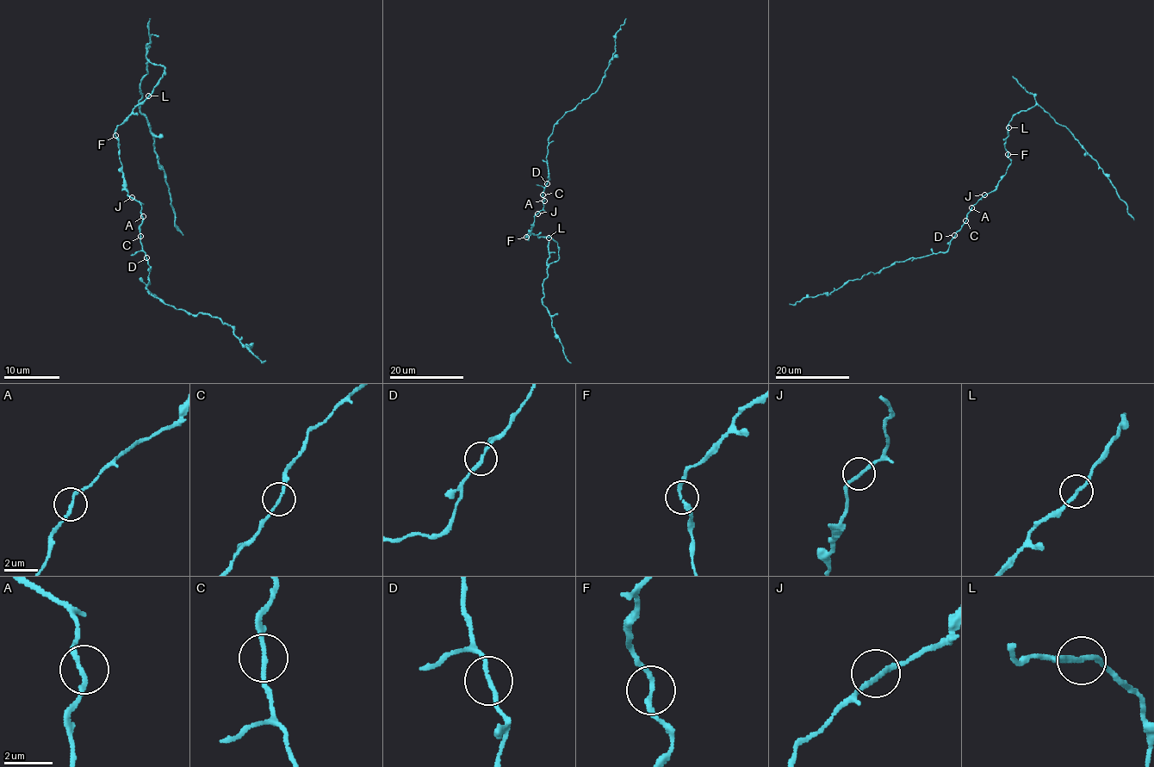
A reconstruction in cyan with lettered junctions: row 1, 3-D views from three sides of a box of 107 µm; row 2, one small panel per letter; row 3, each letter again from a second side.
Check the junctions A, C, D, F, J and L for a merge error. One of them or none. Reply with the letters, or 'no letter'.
D

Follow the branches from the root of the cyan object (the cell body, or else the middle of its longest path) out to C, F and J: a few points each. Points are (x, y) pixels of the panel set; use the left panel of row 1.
C: (127, 187), (127, 194), (141, 207), (140, 236)
F: (127, 187), (119, 159), (119, 143), (115, 136)
J: (127, 187), (127, 194), (132, 197)

